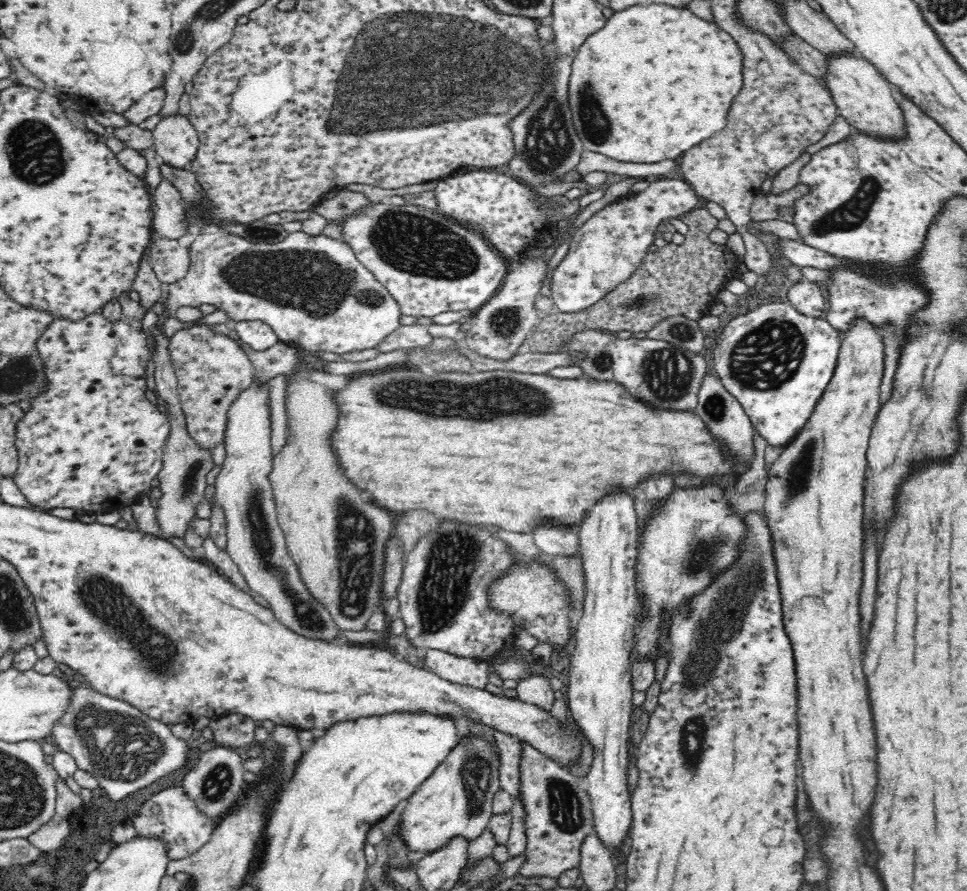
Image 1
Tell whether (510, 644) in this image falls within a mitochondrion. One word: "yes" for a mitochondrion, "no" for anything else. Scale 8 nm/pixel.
no

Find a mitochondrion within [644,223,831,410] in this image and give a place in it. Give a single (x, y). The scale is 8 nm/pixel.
(767, 357)

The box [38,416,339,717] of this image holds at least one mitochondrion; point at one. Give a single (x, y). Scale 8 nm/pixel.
(105, 599)

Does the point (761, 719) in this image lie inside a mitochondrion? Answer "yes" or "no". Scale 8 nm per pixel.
no

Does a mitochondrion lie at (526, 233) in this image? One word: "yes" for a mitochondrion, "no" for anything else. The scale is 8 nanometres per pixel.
no

